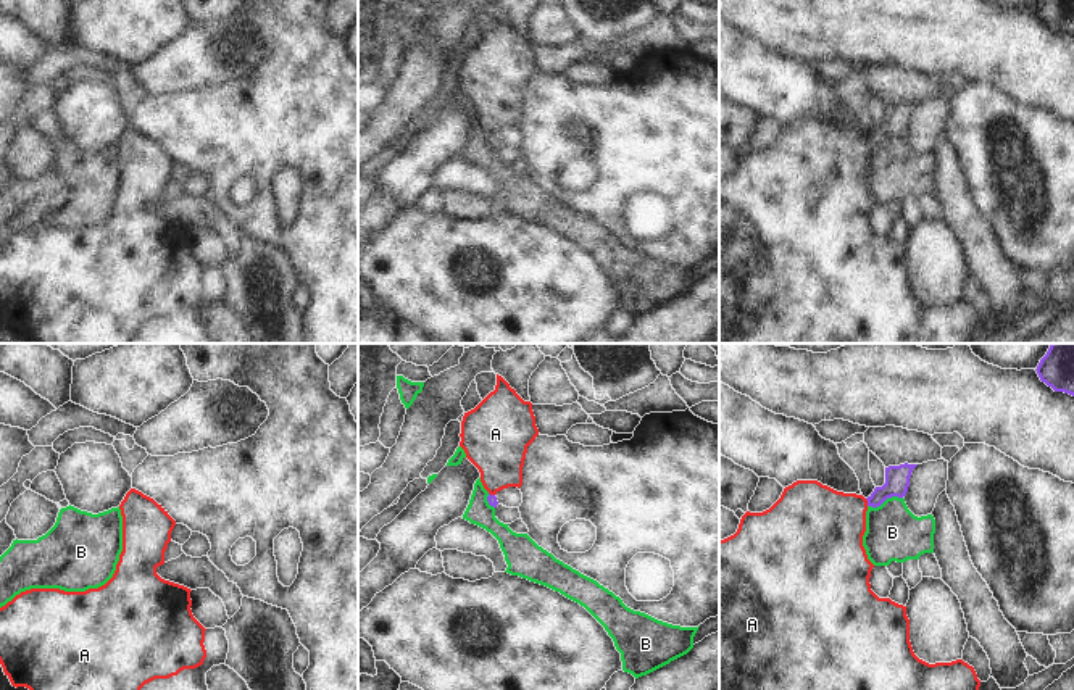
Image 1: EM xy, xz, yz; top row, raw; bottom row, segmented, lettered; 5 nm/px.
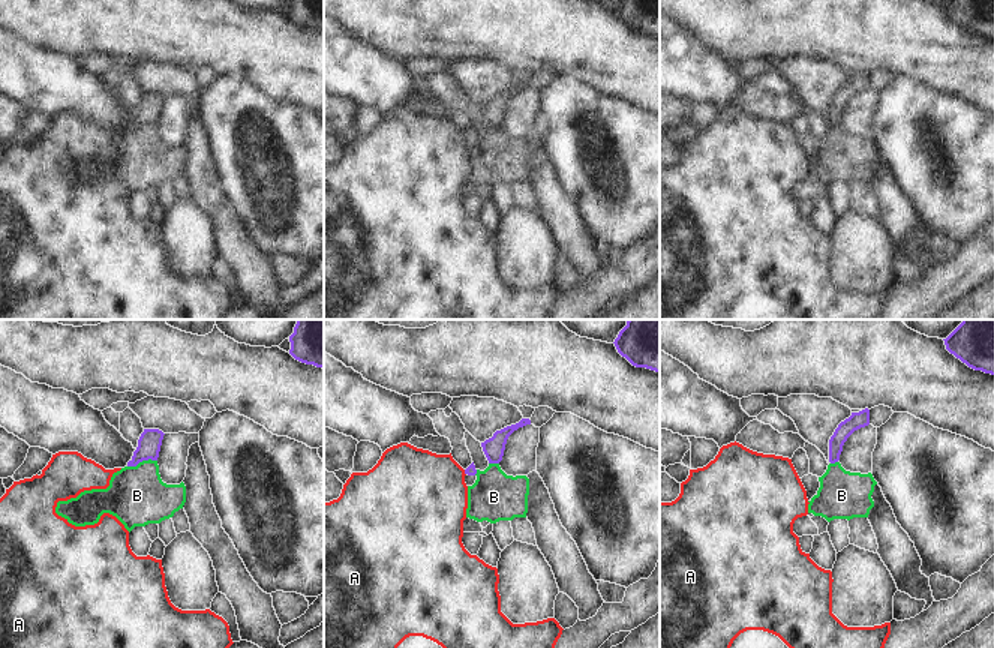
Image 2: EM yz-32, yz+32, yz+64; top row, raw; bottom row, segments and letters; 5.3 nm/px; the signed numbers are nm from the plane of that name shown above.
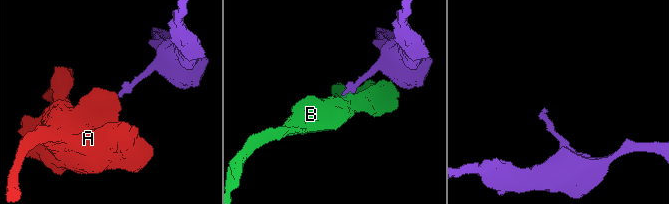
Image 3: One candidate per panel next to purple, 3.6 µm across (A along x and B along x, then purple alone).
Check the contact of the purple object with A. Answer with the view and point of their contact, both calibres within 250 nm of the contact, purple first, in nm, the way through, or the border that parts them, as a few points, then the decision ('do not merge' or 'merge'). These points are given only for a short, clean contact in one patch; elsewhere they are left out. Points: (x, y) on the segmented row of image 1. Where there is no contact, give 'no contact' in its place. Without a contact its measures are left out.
contact yz (868, 502); calibres 130 and 380 nm; way yz (897, 478), (868, 502), (850, 508), (826, 527); merge

